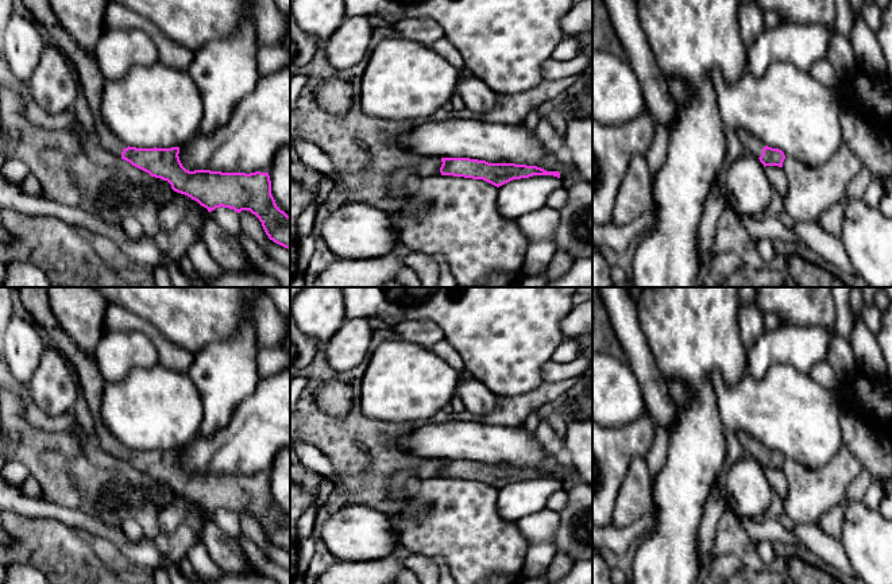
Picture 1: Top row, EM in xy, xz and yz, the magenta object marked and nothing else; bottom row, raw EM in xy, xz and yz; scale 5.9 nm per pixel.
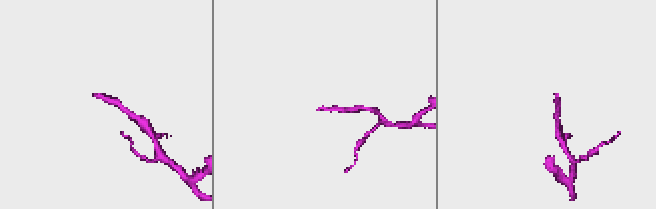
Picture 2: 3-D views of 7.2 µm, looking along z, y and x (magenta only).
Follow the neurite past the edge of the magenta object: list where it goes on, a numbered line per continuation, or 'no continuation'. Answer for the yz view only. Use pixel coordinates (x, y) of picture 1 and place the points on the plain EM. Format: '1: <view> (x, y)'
1: yz (750, 445)

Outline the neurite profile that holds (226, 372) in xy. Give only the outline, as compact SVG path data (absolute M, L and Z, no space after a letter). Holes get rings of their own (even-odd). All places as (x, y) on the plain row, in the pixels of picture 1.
M263 287L240 289L242 310L236 330L197 352L188 370L202 402L204 417L198 430L202 438L211 438L229 422L236 406L251 395L260 379L254 308Z

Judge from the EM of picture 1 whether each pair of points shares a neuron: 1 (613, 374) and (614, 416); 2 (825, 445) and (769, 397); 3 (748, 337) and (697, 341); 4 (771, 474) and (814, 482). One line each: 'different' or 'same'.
1: same
2: same
3: different
4: different

